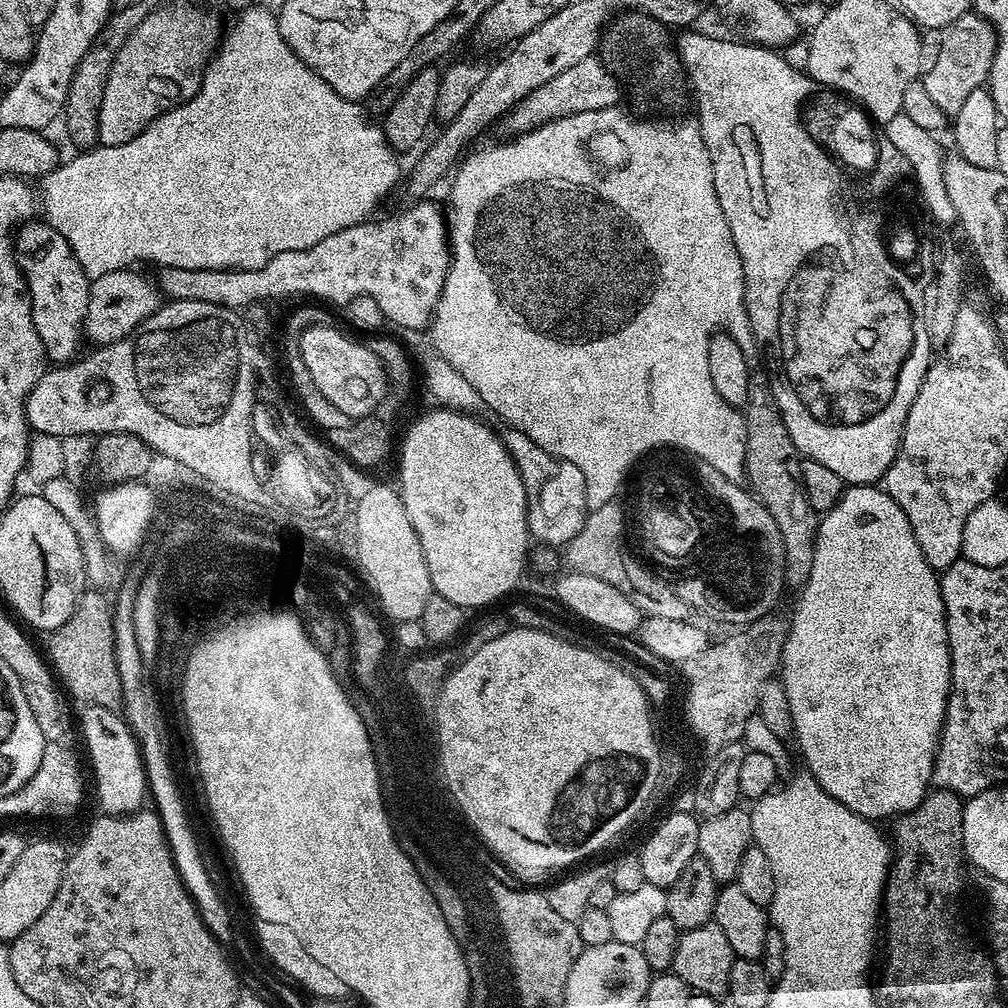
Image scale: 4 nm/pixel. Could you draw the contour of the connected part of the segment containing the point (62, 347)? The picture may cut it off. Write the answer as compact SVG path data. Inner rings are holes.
M25 222L14 233L16 260L28 283L32 299L32 321L38 330L38 338L44 343L45 357L53 365L69 363L81 355L80 340L85 339L84 319L88 305L90 278L82 270L70 242L62 238L47 222Z

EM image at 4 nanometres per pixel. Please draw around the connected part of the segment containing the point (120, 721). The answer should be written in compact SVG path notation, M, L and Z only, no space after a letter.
M91 706L83 709L80 716L84 725L79 731L88 747L88 756L92 759L92 772L96 775L96 796L105 813L109 816L126 816L141 811L143 800L148 792L148 778L144 774L144 760L140 748L120 712L111 712L105 708Z

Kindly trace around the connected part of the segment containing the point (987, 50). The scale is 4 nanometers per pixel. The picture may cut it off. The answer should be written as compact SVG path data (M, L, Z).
M979 14L959 16L952 24L925 31L922 36L922 44L927 55L928 52L932 55L932 61L929 64L927 61L922 72L922 82L926 86L926 94L930 94L931 100L945 114L954 114L958 110L962 110L962 102L966 102L966 98L970 98L970 94L974 94L974 90L985 87L991 72L991 62L996 52L995 47L993 47L994 31L992 25Z

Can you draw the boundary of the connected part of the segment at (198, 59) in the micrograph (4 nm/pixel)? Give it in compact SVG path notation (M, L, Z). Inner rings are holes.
M157 7L142 18L116 51L108 71L98 118L99 143L118 146L130 142L164 112L184 104L200 89L210 59L204 20L196 12Z

